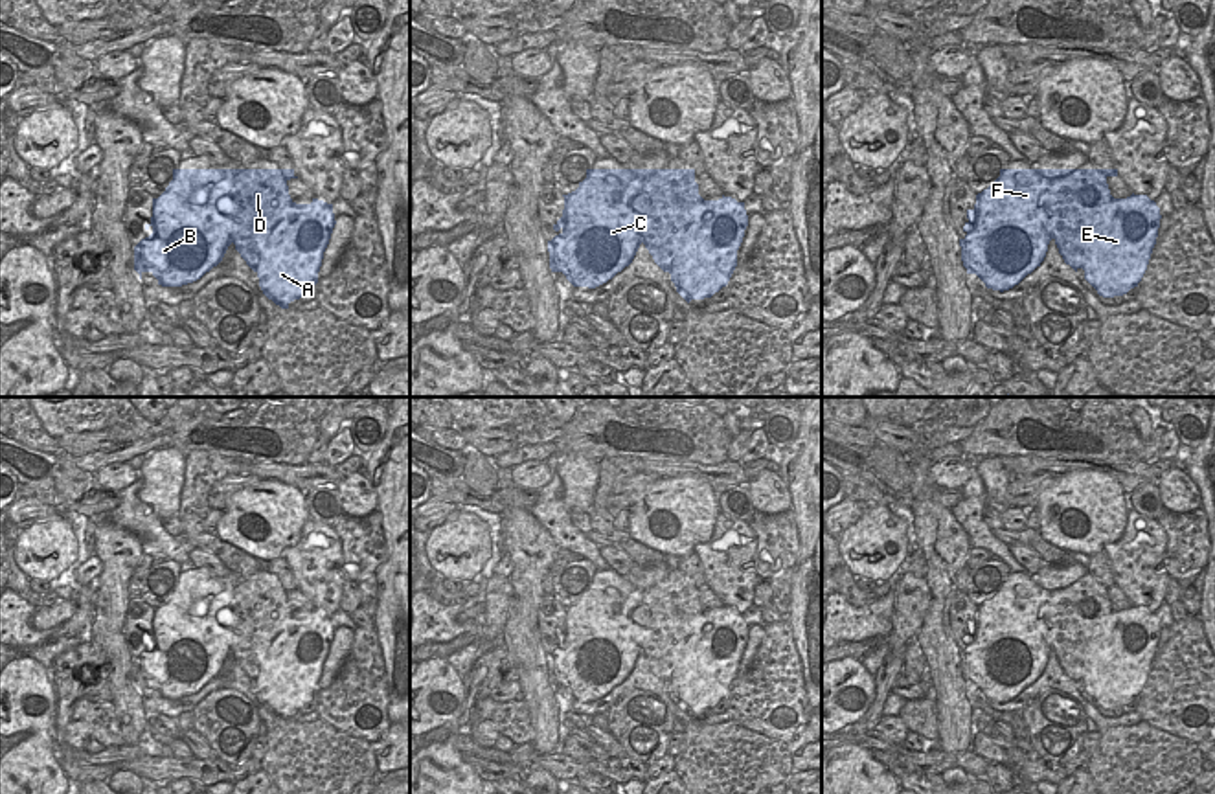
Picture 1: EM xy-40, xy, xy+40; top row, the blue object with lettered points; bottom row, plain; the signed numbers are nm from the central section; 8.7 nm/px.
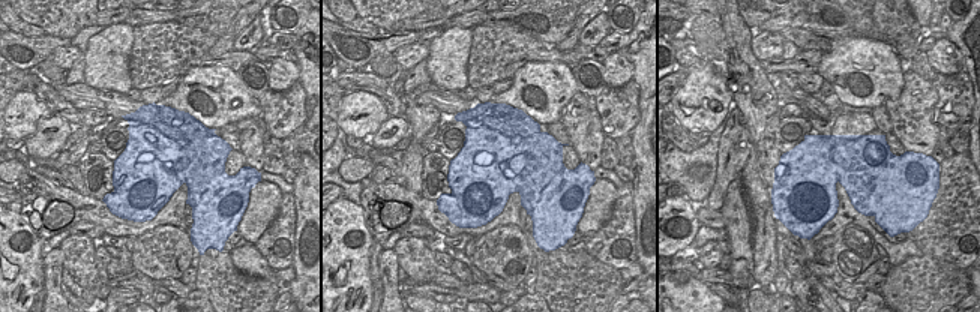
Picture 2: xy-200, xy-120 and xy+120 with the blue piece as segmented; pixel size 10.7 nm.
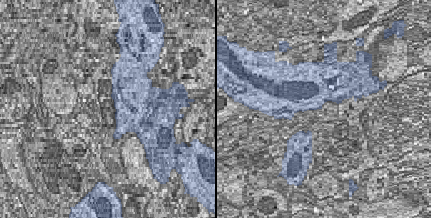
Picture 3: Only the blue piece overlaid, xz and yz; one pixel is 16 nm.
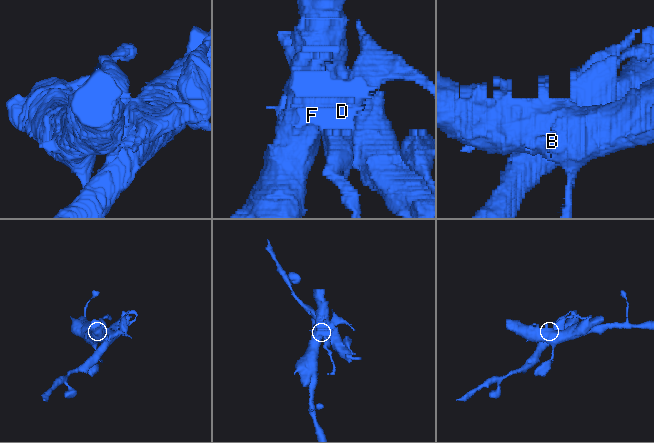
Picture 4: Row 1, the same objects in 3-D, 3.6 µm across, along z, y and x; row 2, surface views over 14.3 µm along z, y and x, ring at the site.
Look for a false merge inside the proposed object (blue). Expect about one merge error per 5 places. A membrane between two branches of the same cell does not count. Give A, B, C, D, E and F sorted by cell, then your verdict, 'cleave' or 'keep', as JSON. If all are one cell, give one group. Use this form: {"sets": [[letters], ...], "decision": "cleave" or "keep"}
{"sets": [["A", "D", "E"], ["B", "C", "F"]], "decision": "cleave"}

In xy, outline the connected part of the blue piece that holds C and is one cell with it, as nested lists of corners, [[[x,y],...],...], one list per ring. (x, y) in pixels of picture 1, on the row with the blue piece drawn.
[[[586,169],[579,187],[564,197],[562,217],[553,224],[557,235],[548,241],[550,268],[562,272],[573,287],[596,289],[629,267],[643,243],[643,226],[638,222],[638,210],[632,210],[636,197],[649,195],[649,176],[634,176],[632,169]]]

